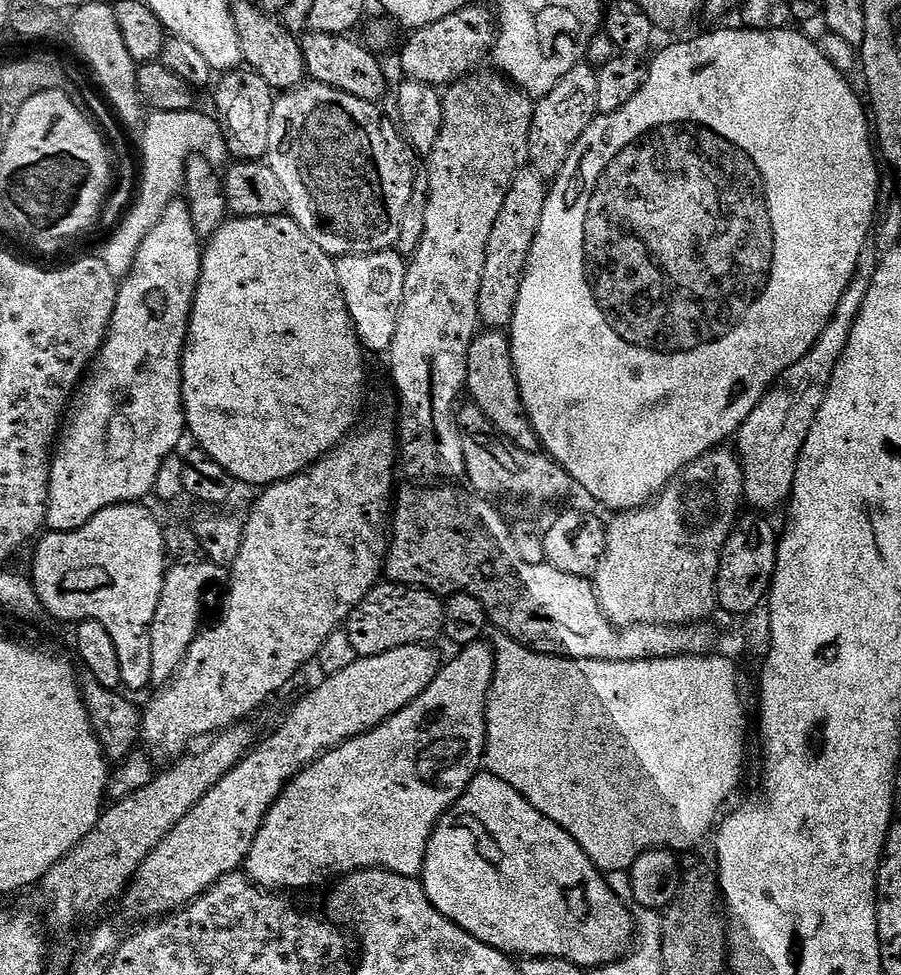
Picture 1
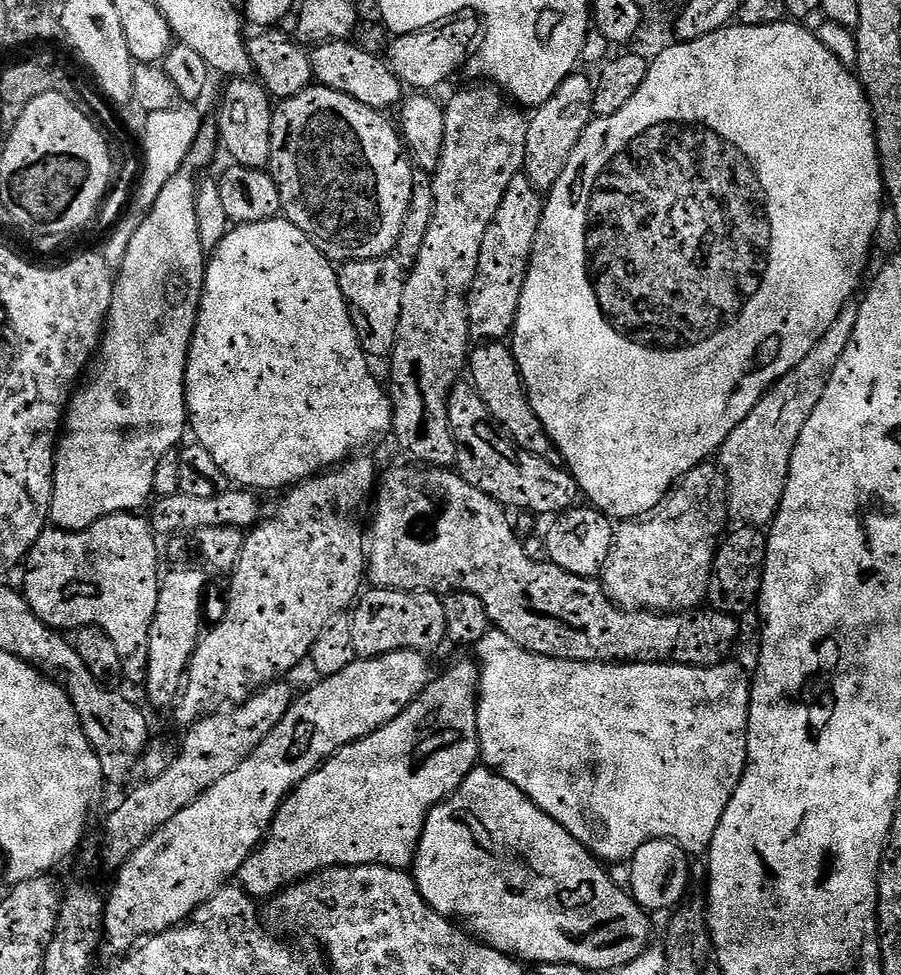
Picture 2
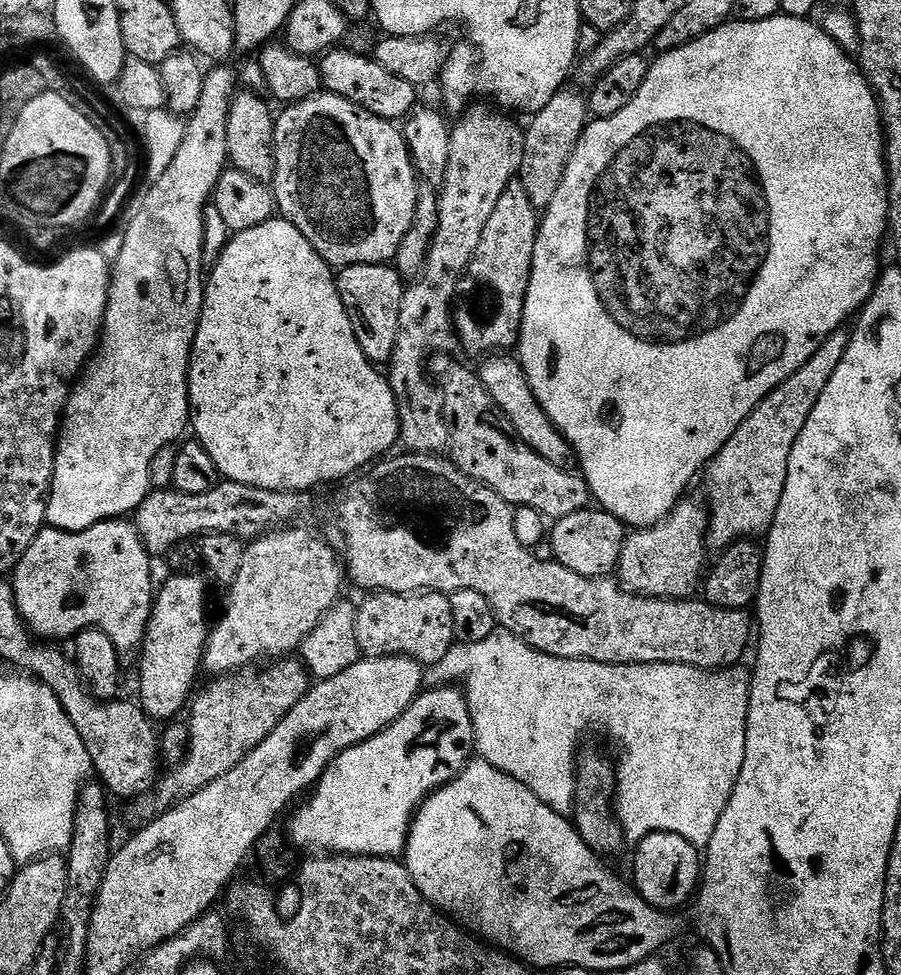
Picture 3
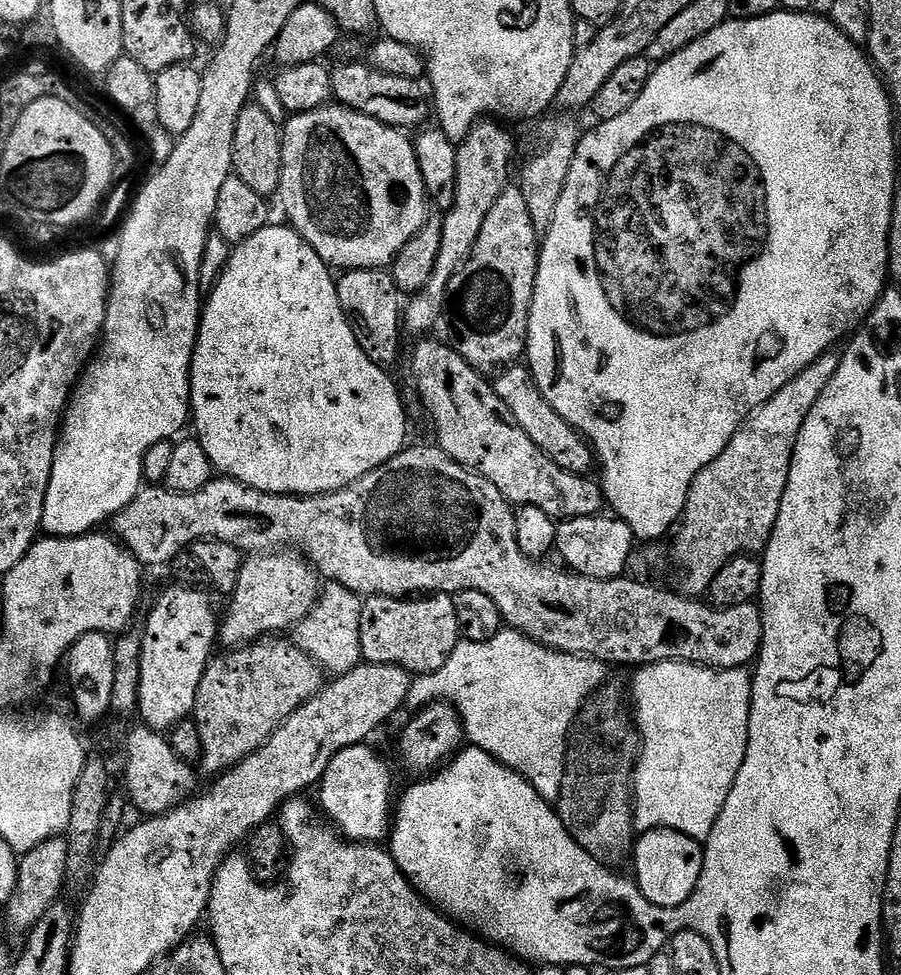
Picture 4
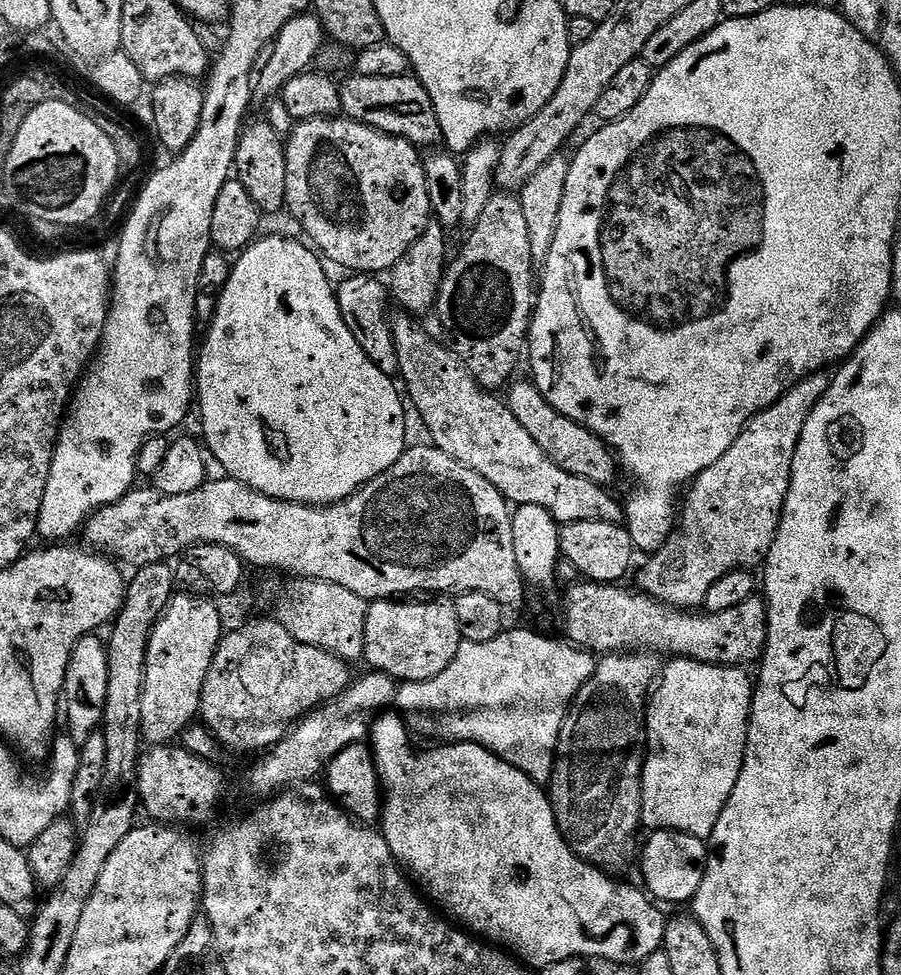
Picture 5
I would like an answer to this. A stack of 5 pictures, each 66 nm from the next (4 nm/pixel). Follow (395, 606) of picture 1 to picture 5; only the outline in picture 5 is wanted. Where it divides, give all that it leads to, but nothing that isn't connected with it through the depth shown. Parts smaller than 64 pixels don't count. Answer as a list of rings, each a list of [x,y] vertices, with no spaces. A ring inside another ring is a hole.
[[[420,598],[417,604],[399,599],[374,600],[366,614],[364,660],[369,669],[384,672],[397,682],[422,682],[442,674],[462,643],[455,603],[448,598]]]

